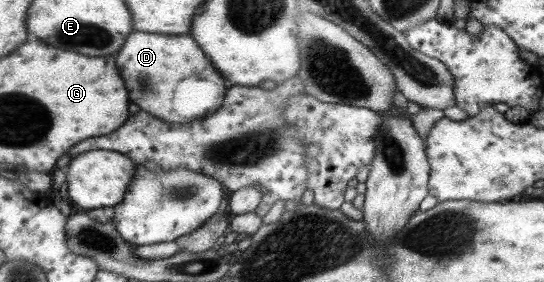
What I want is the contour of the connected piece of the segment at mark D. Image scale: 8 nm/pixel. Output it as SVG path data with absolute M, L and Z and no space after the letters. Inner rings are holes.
M133 32L133 36L129 36L129 44L125 44L125 48L121 48L117 54L117 64L121 64L125 84L129 84L129 92L133 92L133 104L165 122L191 123L193 119L202 120L215 110L220 110L223 96L228 94L225 80L217 74L209 58L199 50L191 36ZM185 78L189 78L189 84L181 88L179 102L175 90Z

